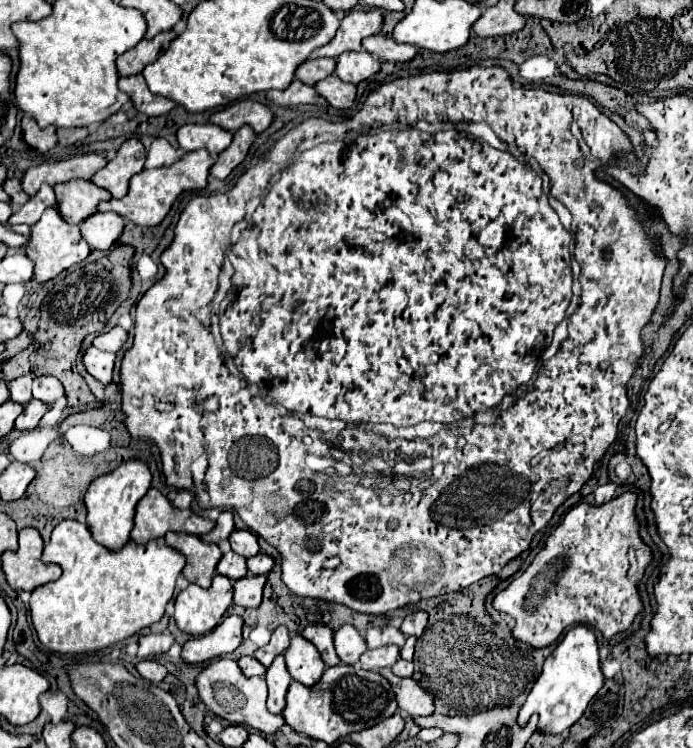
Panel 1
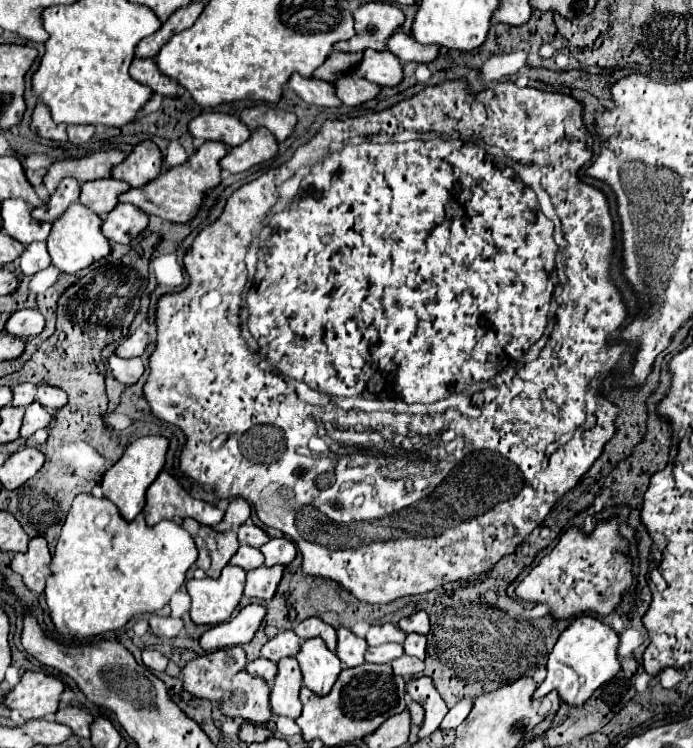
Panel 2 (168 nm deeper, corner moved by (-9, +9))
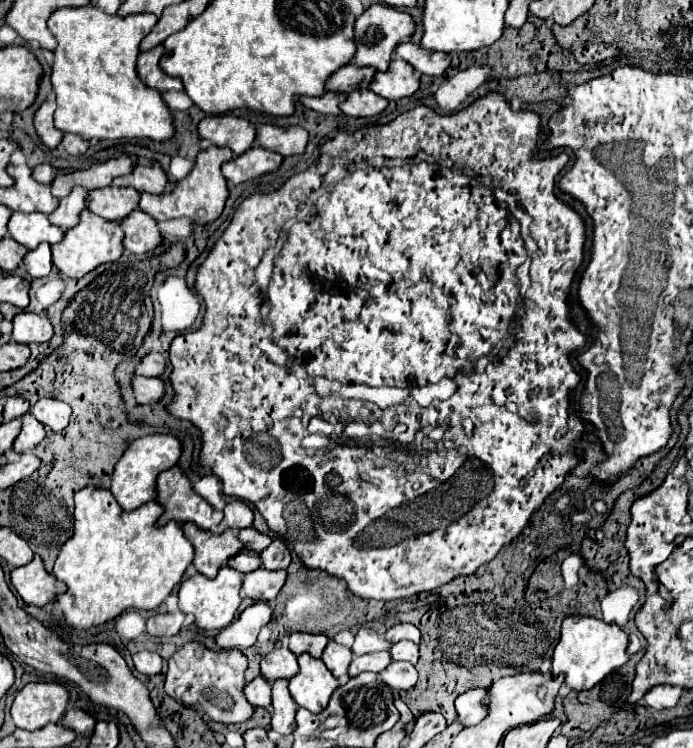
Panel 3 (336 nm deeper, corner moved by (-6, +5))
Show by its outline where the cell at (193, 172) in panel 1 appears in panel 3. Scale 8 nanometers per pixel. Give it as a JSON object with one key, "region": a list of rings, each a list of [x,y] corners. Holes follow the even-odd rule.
{"region":[[[211,146],[207,150],[201,150],[197,154],[197,166],[191,170],[191,174],[183,180],[179,180],[173,188],[171,194],[161,194],[161,196],[153,196],[153,194],[141,194],[139,200],[139,208],[143,212],[147,212],[149,216],[153,216],[157,222],[159,220],[171,220],[171,218],[191,218],[195,220],[195,224],[207,224],[213,222],[223,212],[225,202],[229,196],[227,180],[221,174],[221,164],[231,160],[233,152],[229,148],[217,148]]]}

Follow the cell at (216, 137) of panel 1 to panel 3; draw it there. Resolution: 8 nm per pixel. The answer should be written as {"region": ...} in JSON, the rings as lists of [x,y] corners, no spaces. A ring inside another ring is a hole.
{"region":[[[233,114],[207,116],[199,122],[199,136],[211,140],[215,146],[231,148],[239,156],[253,146],[255,128],[247,118]]]}

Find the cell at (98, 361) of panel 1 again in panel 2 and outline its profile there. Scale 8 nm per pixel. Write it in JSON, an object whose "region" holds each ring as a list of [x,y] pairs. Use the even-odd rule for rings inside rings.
{"region":[[[116,354],[108,356],[108,368],[122,384],[134,384],[144,372],[140,358],[120,358]]]}

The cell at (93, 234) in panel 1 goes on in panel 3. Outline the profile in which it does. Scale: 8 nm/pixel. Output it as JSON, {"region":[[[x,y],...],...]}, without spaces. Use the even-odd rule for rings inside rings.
{"region":[[[133,210],[133,214],[129,214],[125,222],[121,222],[121,228],[125,232],[123,246],[137,256],[147,254],[163,244],[163,236],[157,228],[157,222],[141,210]]]}

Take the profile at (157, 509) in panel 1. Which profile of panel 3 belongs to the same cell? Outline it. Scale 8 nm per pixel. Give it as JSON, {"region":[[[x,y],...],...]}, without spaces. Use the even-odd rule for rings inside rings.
{"region":[[[173,466],[159,476],[157,492],[157,502],[165,508],[165,514],[157,520],[157,526],[165,526],[169,520],[191,520],[197,526],[209,530],[223,518],[223,512],[215,510],[199,494],[195,494],[189,478],[179,466]]]}

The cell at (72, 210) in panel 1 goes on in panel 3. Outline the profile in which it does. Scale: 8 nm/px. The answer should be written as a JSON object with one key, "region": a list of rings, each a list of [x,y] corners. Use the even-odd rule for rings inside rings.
{"region":[[[101,188],[89,192],[89,210],[107,220],[125,220],[139,204],[139,192],[133,188]]]}

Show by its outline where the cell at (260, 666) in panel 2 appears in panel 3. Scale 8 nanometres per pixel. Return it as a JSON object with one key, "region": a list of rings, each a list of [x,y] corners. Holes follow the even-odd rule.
{"region":[[[257,676],[253,682],[245,686],[245,696],[251,706],[261,706],[261,708],[271,708],[271,686],[265,682],[265,678]]]}

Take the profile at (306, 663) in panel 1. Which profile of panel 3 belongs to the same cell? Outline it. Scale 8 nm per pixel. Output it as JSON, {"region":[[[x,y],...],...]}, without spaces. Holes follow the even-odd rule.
{"region":[[[309,654],[299,658],[299,674],[289,680],[289,692],[297,706],[313,714],[323,712],[337,686],[337,678],[325,670],[325,664],[319,658],[309,658]]]}

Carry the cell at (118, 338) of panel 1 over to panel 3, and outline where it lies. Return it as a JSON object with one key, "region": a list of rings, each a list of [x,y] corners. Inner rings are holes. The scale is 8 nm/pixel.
{"region":[[[159,352],[147,354],[139,364],[137,364],[137,374],[139,376],[149,376],[149,378],[161,378],[165,372],[165,358]]]}

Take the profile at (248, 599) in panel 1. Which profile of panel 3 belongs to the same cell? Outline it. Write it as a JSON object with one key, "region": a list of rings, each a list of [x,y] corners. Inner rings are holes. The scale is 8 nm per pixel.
{"region":[[[259,568],[259,570],[253,570],[249,574],[245,574],[245,582],[243,582],[243,592],[245,596],[253,598],[253,600],[273,600],[279,590],[283,588],[287,580],[287,570],[265,570],[265,568]]]}

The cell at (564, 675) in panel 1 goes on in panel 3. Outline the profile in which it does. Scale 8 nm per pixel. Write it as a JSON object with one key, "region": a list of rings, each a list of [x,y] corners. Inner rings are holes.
{"region":[[[567,616],[553,654],[553,674],[565,674],[565,684],[577,692],[589,690],[629,660],[627,644],[627,632],[617,624],[605,624],[593,616]]]}

